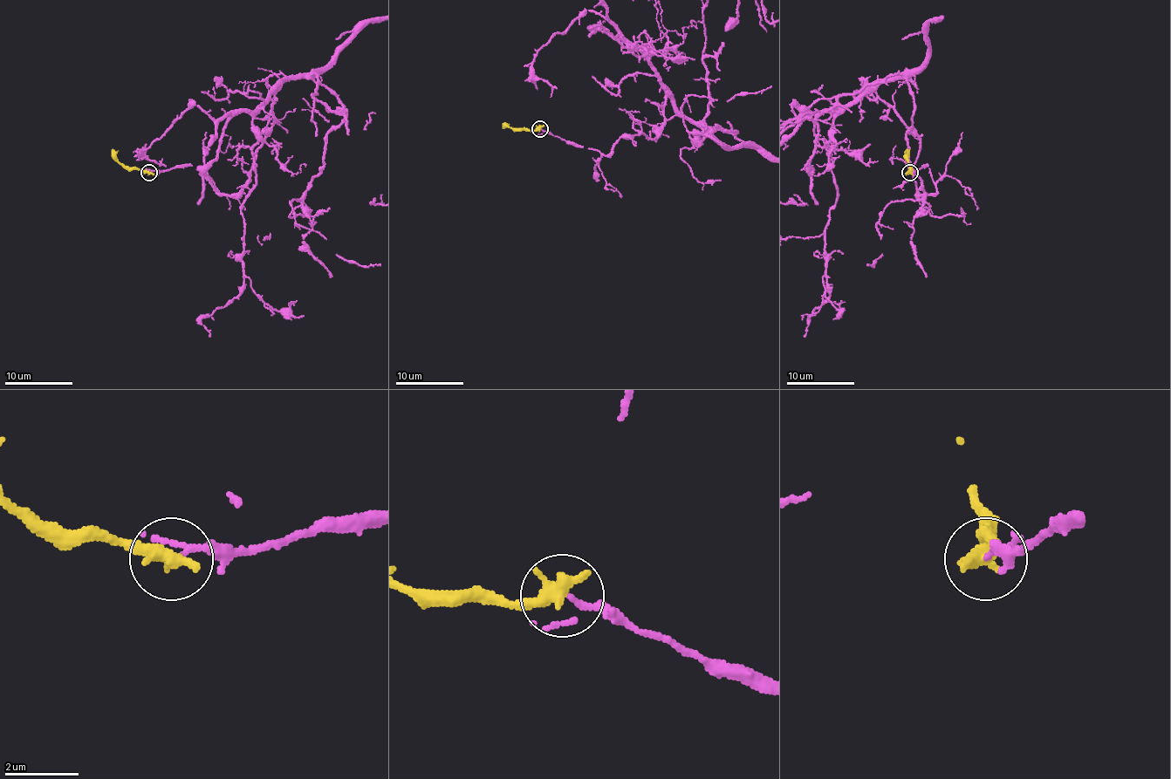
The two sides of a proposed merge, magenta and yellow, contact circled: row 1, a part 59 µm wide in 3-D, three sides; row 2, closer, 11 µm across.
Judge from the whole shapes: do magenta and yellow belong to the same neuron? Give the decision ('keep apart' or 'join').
keep apart

